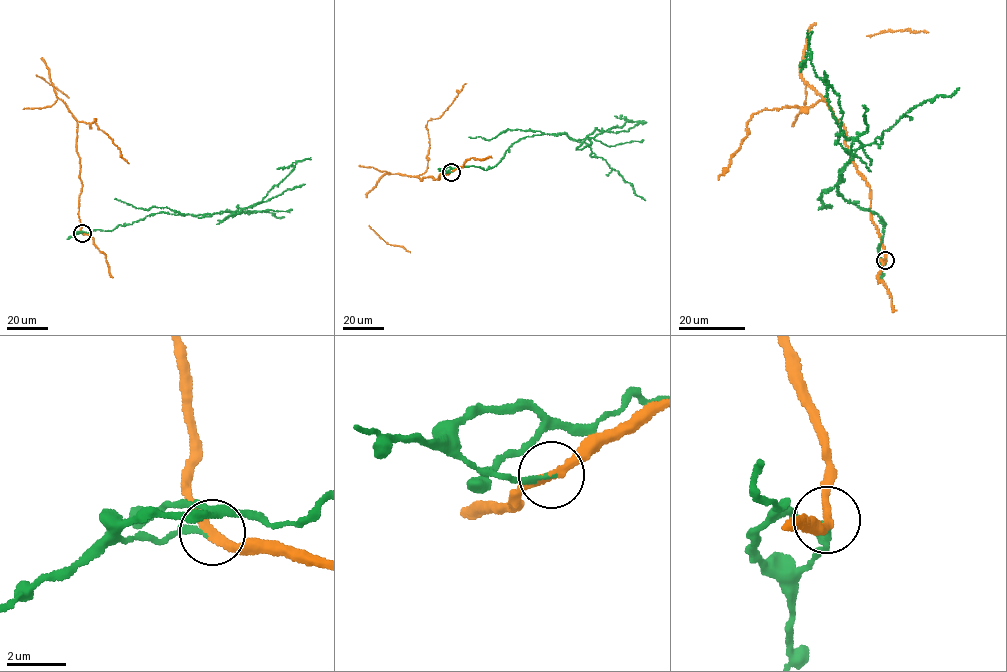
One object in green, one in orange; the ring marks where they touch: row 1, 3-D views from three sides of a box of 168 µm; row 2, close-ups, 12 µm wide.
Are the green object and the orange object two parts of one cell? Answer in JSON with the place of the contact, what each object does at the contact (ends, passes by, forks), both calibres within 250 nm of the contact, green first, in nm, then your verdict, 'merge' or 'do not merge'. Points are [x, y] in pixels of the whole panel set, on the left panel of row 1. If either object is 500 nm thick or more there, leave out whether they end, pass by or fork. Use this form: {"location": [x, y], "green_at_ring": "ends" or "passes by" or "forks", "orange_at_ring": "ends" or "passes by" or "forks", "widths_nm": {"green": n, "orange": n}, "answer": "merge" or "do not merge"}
{"location": [82, 233], "green_at_ring": "ends", "orange_at_ring": "passes by", "widths_nm": {"green": 170, "orange": 280}, "answer": "do not merge"}

